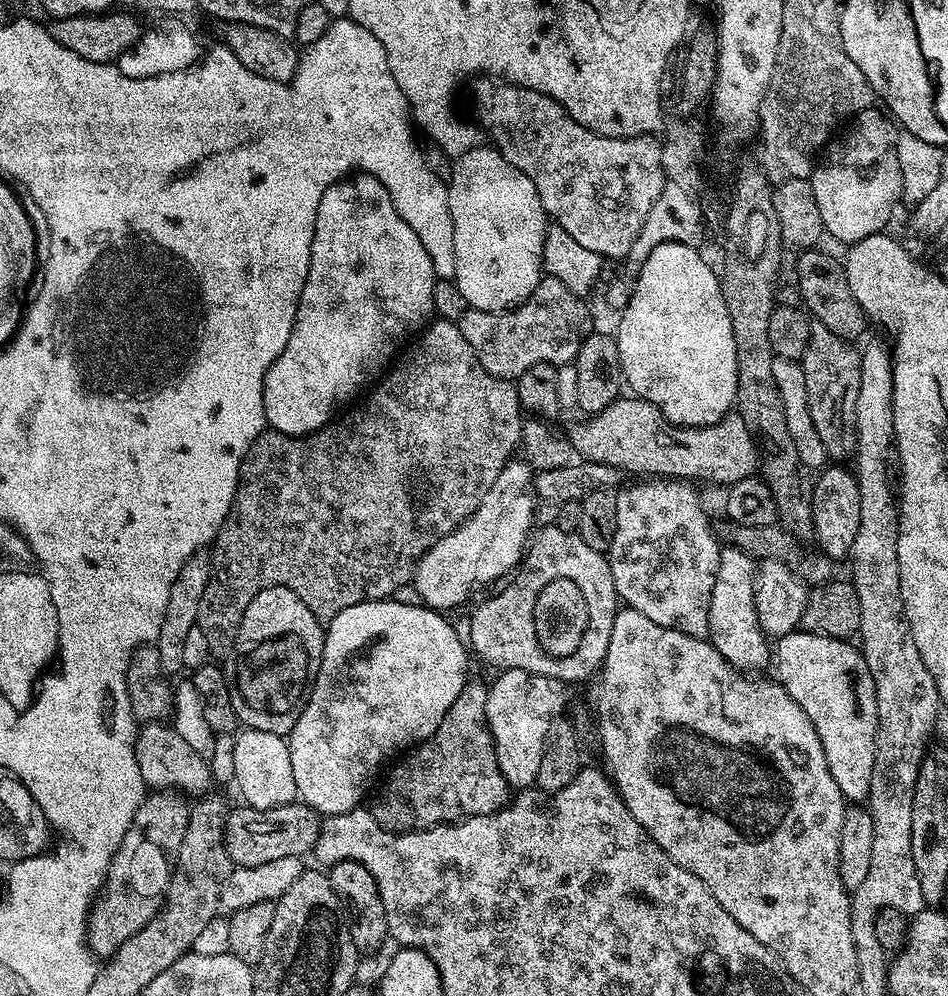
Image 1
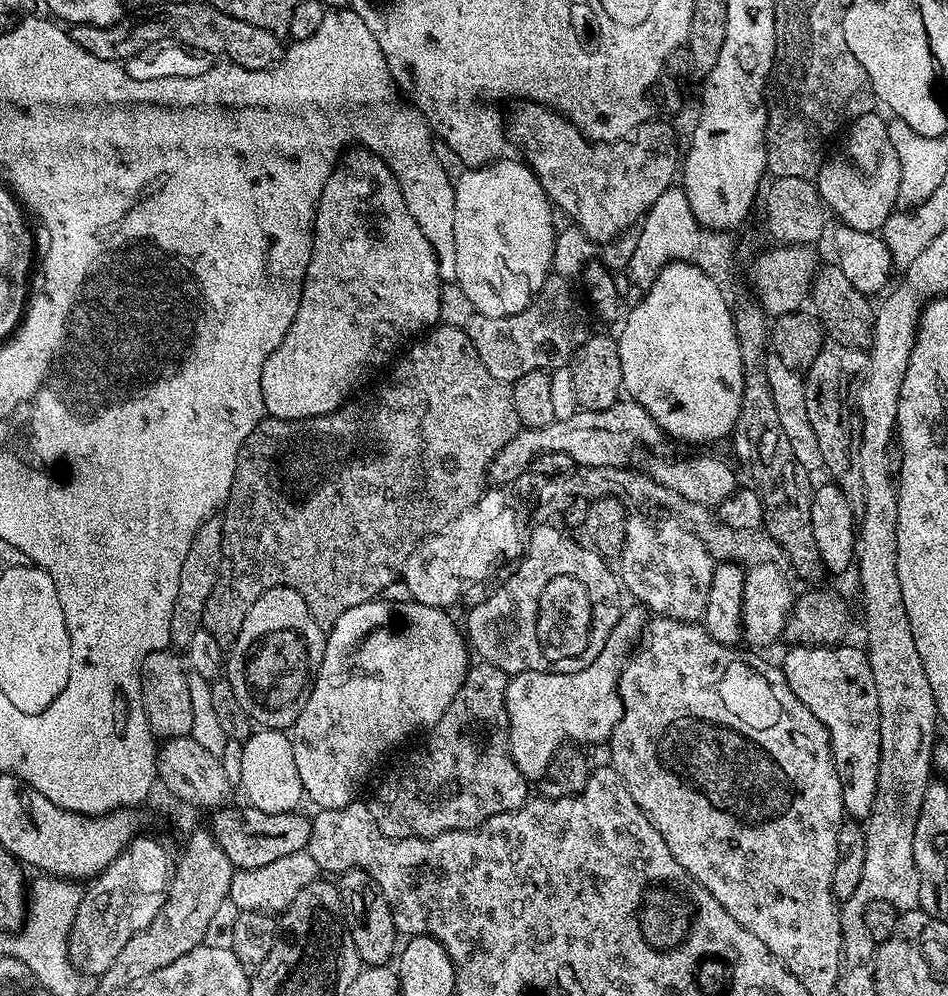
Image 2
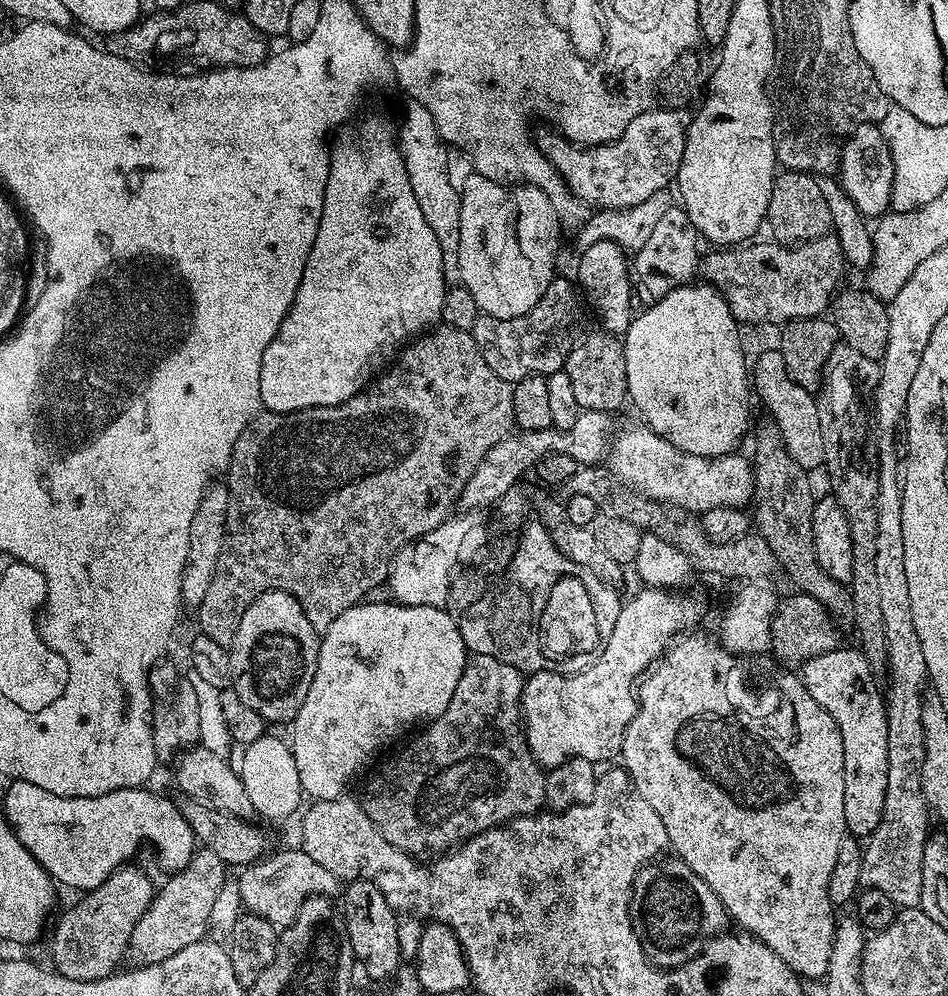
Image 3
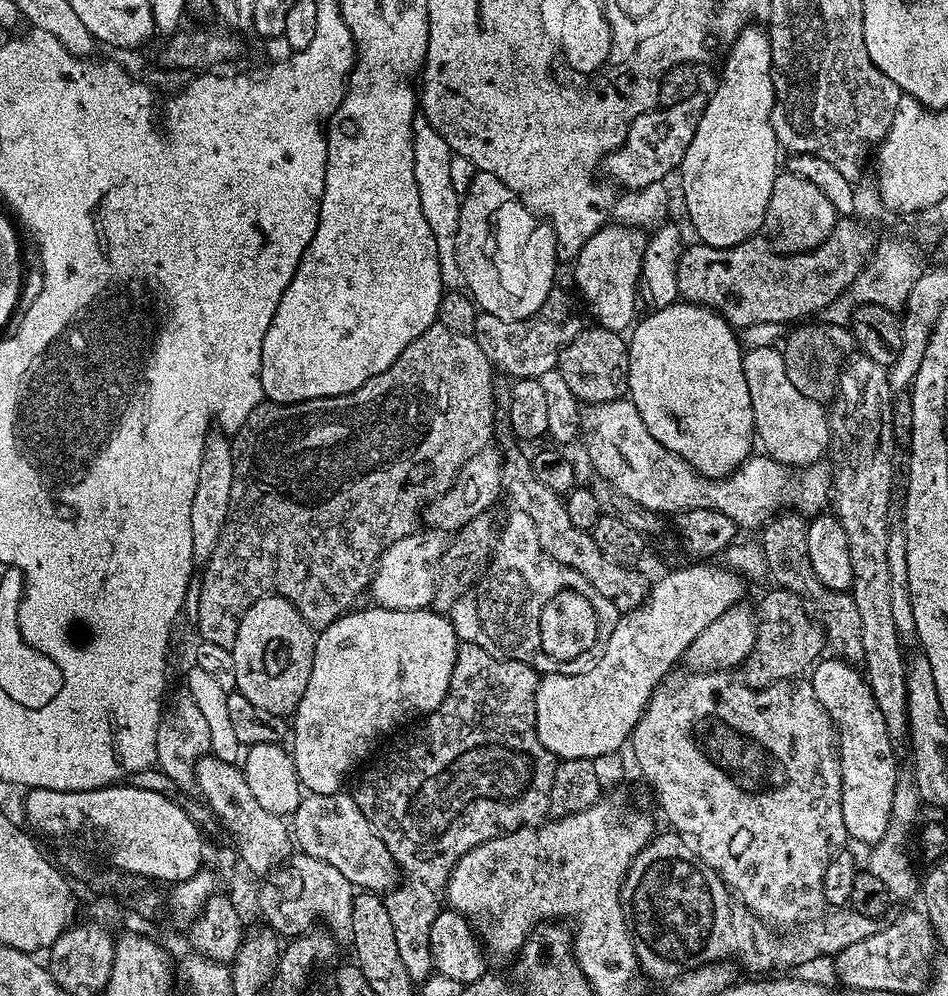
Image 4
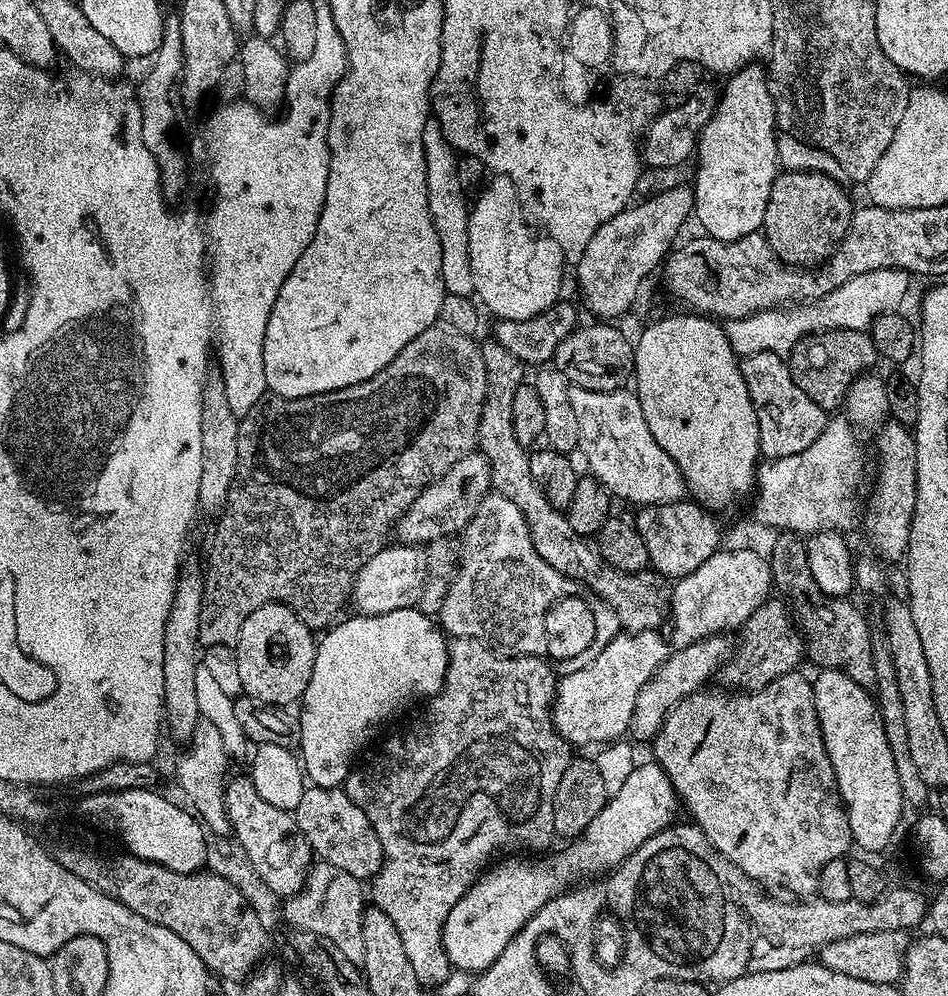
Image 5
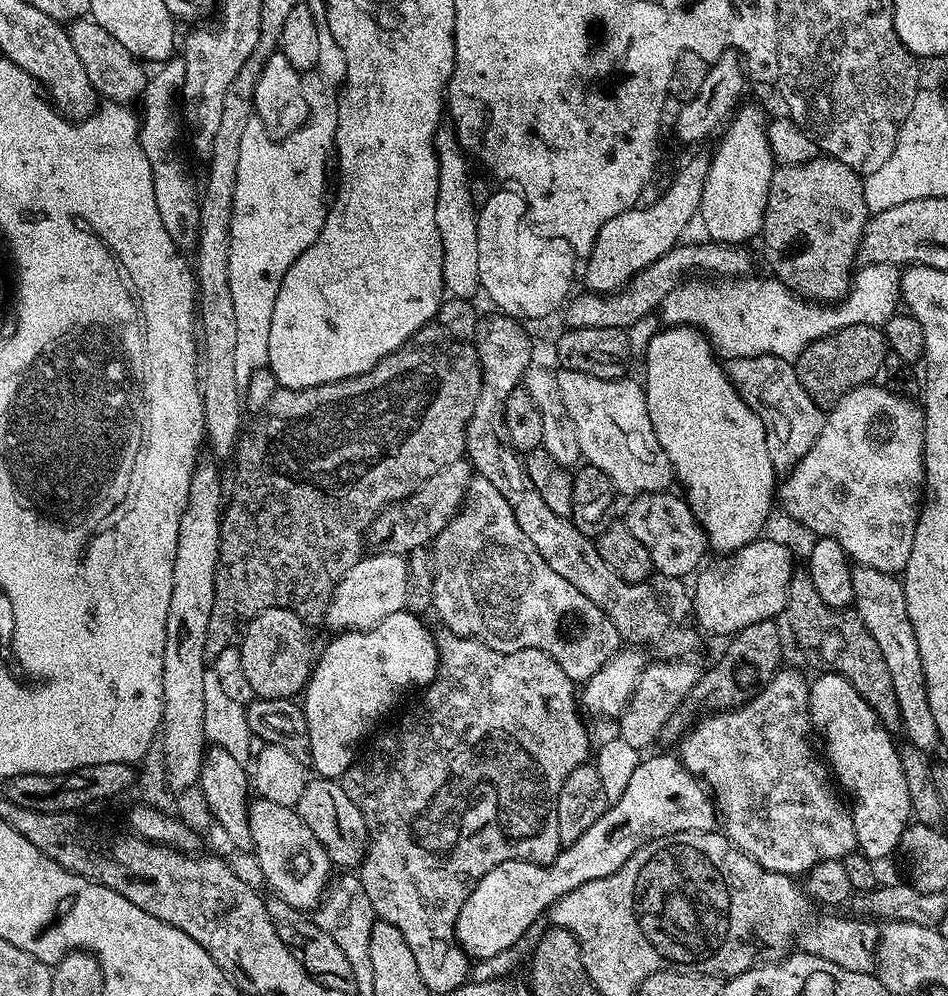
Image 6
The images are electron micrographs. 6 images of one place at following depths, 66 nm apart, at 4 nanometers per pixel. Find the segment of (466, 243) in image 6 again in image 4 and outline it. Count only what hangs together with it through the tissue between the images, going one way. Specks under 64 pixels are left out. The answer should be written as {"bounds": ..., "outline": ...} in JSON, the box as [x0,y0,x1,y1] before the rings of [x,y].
{"bounds":[412,114,464,290],"outline":[[[420,114],[412,122],[412,149],[414,150],[414,176],[418,178],[418,198],[422,198],[422,214],[438,242],[438,266],[445,289],[456,290],[464,283],[464,275],[458,266],[456,239],[460,221],[461,193],[456,193],[456,180],[452,177],[452,147],[434,130],[434,126]]]}

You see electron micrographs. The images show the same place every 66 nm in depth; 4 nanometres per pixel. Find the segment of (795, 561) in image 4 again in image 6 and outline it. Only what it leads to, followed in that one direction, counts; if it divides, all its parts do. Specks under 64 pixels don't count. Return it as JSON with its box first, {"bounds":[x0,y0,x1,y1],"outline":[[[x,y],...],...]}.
{"bounds":[782,571,901,732],"outline":[[[793,571],[790,590],[786,598],[786,606],[782,613],[788,619],[788,628],[804,655],[804,660],[817,673],[832,672],[836,676],[846,678],[858,694],[874,710],[874,714],[889,732],[901,731],[898,698],[894,698],[894,682],[890,682],[890,670],[886,670],[886,662],[882,658],[882,650],[878,650],[878,642],[870,638],[870,630],[862,622],[855,611],[843,608],[831,608],[822,602],[818,590],[814,590],[814,582],[807,571]]]}

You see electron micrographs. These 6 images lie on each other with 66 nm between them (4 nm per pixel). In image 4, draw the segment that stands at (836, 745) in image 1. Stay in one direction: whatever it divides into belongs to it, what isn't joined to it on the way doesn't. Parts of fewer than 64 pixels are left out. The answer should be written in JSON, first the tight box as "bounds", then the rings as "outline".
{"bounds":[810,658,896,846],"outline":[[[824,658],[811,669],[810,679],[818,702],[830,714],[836,726],[840,745],[840,769],[842,770],[842,818],[853,841],[871,846],[878,843],[890,822],[894,806],[896,752],[894,741],[886,730],[886,718],[878,710],[878,702],[870,690],[868,681],[859,667],[839,658]]]}

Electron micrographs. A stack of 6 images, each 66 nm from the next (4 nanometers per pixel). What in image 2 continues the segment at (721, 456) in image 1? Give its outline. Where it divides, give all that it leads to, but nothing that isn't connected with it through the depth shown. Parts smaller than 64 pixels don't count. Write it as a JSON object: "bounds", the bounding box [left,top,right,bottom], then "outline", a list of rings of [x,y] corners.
{"bounds":[487,398,666,486],"outline":[[[630,398],[621,399],[614,406],[597,412],[578,410],[570,414],[570,418],[562,418],[550,422],[550,426],[541,428],[521,427],[520,431],[498,450],[498,454],[488,465],[487,479],[496,486],[510,486],[519,475],[529,471],[534,462],[542,454],[570,454],[573,465],[582,467],[631,465],[636,451],[640,447],[656,448],[665,443],[666,437],[660,431],[658,422],[650,418],[650,414],[638,402]]]}

